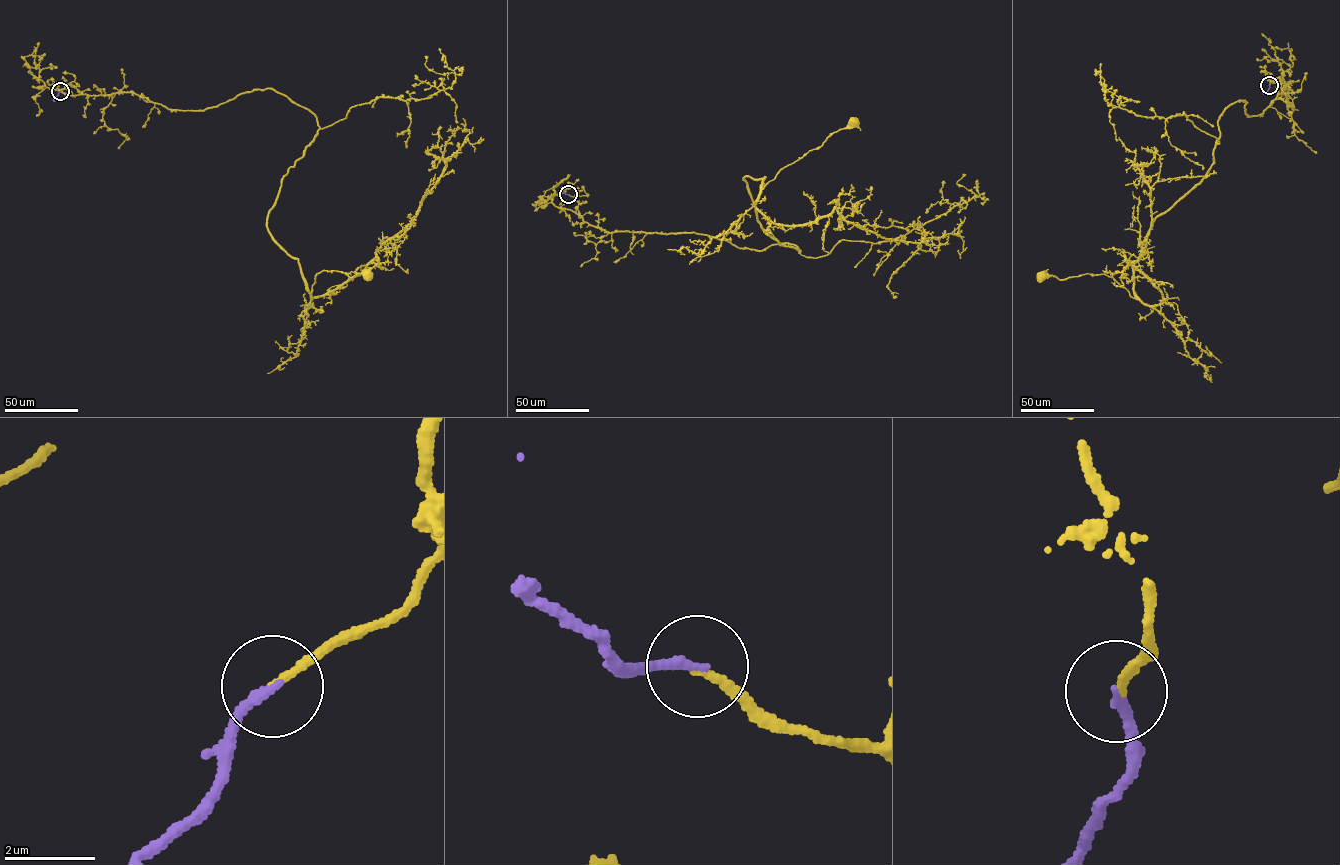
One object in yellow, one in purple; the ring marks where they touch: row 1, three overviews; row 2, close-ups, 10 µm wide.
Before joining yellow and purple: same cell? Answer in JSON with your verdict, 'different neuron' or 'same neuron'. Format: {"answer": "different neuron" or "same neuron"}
{"answer": "same neuron"}

